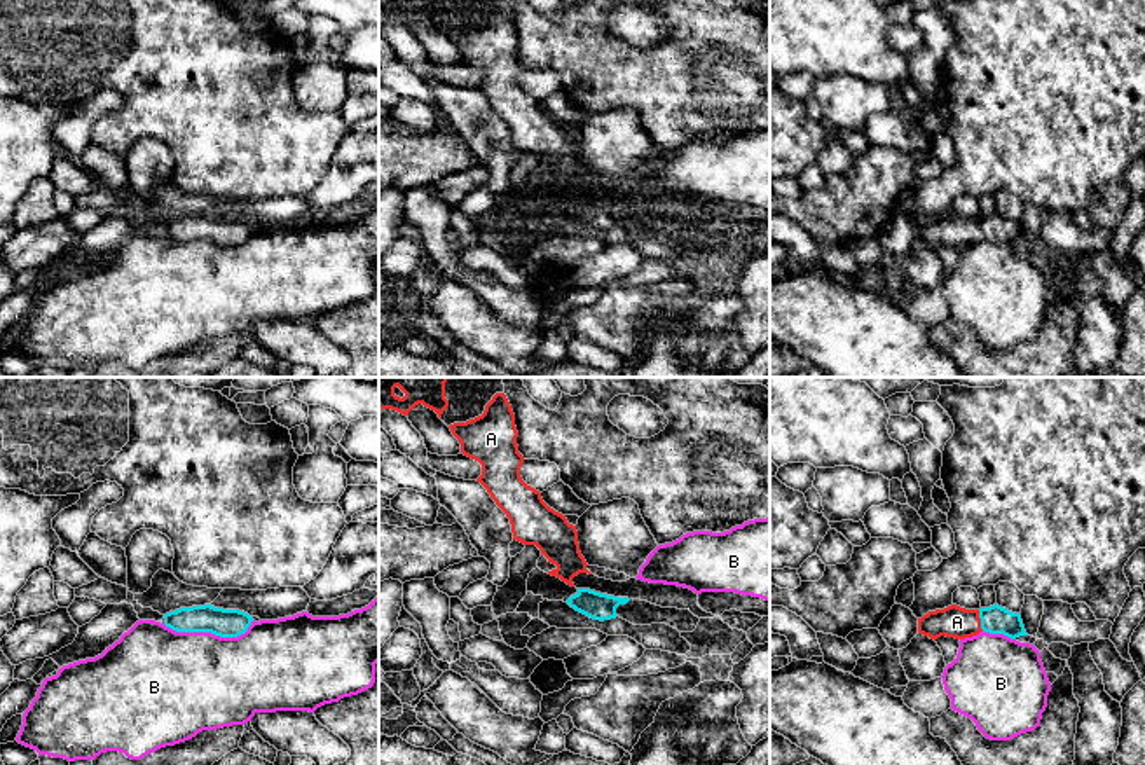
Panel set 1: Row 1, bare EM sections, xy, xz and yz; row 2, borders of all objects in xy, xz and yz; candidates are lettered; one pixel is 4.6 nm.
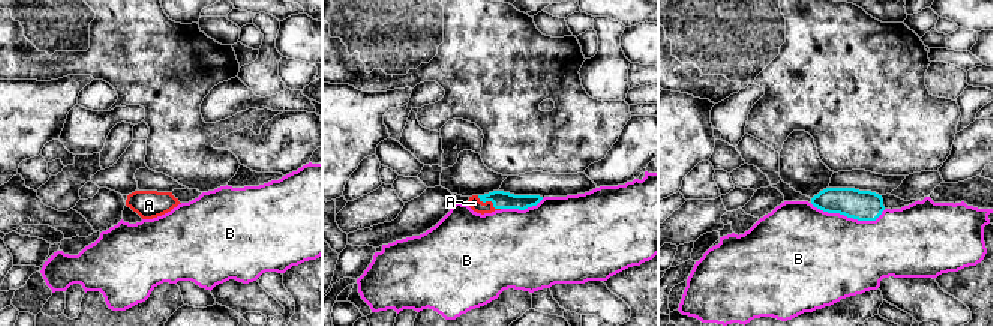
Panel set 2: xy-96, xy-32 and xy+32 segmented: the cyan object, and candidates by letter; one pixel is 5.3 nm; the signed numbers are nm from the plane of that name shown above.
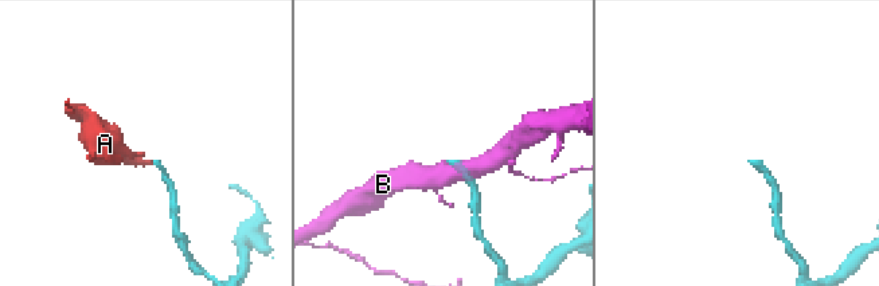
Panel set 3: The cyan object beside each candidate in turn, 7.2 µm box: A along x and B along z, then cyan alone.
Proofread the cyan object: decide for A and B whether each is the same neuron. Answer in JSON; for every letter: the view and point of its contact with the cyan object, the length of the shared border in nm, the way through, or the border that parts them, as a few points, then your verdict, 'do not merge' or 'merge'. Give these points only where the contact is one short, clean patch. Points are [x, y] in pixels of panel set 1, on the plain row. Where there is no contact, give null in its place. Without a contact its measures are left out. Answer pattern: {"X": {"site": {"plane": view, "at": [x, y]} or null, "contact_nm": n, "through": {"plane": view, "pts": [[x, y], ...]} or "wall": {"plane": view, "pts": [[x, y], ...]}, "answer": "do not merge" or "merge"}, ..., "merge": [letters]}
{"A": {"site": {"plane": "yz", "at": [981, 229]}, "contact_nm": 100, "through": {"plane": "yz", "pts": [[995, 227], [981, 229], [957, 231]]}, "answer": "merge"}, "B": {"site": {"plane": "xy", "at": [208, 240]}, "contact_nm": 420, "answer": "do not merge"}, "merge": ["A"]}

